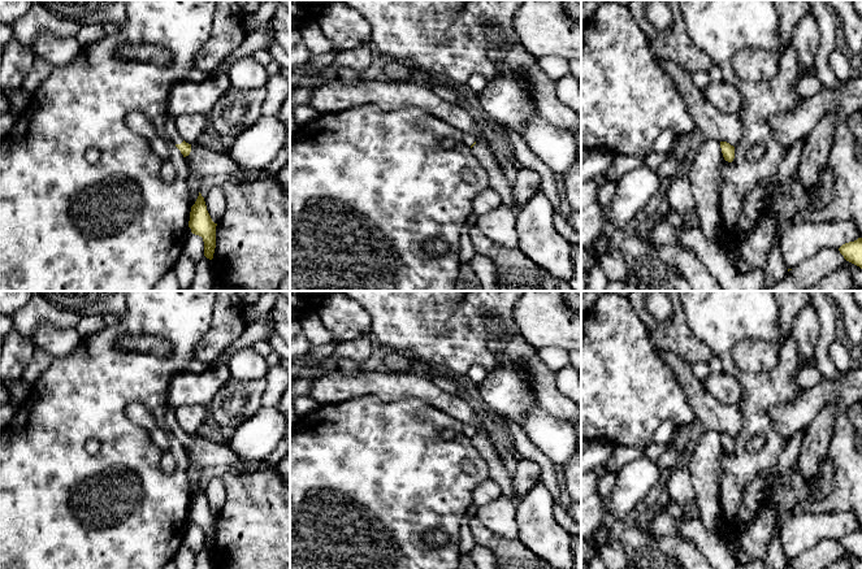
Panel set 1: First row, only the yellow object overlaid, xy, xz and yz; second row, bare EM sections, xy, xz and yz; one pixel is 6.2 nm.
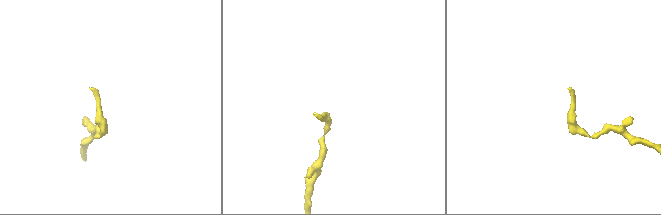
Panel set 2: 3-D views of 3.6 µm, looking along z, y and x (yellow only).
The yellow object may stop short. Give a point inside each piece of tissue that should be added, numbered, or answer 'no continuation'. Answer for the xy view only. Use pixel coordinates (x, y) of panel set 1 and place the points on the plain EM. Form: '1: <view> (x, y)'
1: xy (172, 422)

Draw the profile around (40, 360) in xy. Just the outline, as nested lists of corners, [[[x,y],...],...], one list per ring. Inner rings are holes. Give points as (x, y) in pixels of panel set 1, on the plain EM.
[[[35,349],[33,359],[27,364],[22,374],[22,379],[25,379],[31,386],[34,386],[40,378],[40,375],[43,374],[43,372],[52,362],[52,360],[53,360],[53,356],[51,356],[49,353],[42,349]]]

